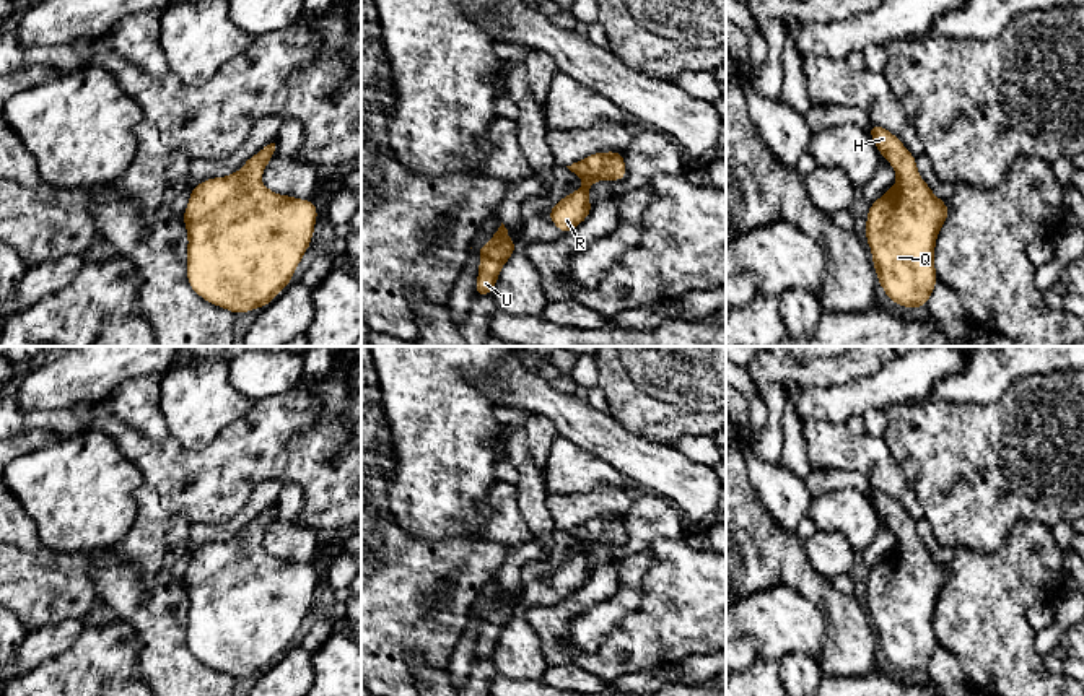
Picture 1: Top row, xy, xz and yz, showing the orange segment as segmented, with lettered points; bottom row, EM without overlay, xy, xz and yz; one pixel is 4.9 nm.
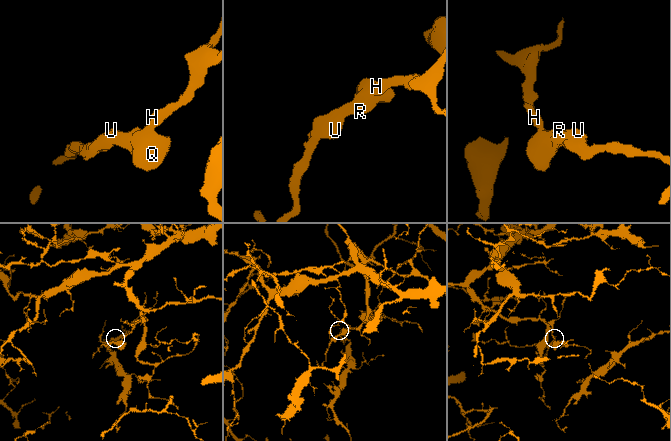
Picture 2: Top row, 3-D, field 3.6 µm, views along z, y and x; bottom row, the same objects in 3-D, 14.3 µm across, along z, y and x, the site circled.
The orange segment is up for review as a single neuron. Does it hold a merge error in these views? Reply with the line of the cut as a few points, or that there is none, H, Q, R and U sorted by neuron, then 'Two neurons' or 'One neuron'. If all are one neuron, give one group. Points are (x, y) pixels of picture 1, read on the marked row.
No split. Groups: H Q R U. One neuron

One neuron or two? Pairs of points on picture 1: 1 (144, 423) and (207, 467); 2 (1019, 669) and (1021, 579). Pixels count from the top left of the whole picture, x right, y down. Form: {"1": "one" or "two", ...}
{"1": "two", "2": "one"}

